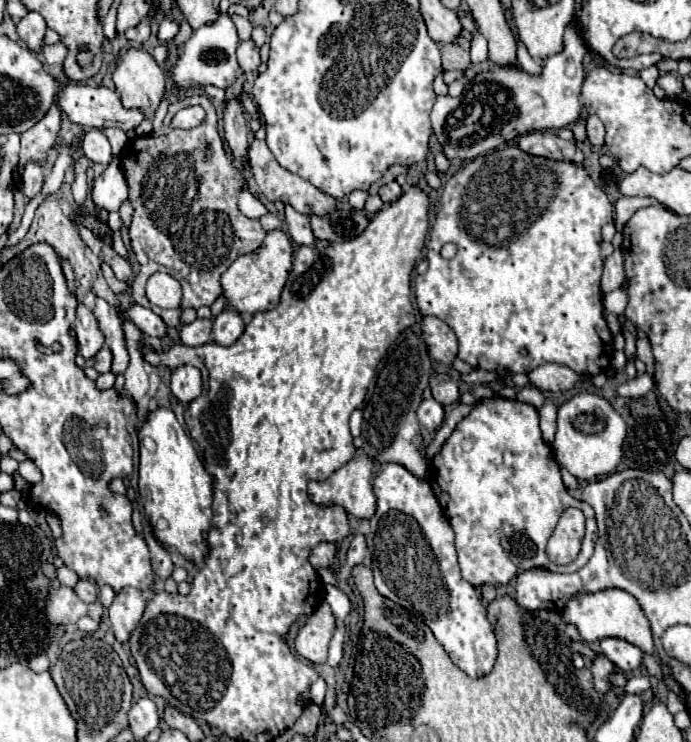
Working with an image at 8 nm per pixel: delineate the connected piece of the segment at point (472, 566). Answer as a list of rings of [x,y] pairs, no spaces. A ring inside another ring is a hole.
[[[502,397],[478,401],[472,407],[472,411],[458,421],[456,429],[442,445],[440,455],[434,457],[428,471],[428,481],[432,481],[442,511],[456,533],[456,551],[458,551],[458,563],[462,575],[474,587],[508,585],[512,579],[516,579],[518,573],[538,567],[556,573],[574,573],[580,567],[584,567],[592,557],[592,549],[598,537],[594,509],[588,503],[582,503],[568,493],[562,481],[560,465],[554,459],[552,447],[542,439],[542,431],[538,425],[538,411],[534,405],[520,403],[516,399],[502,399]],[[568,507],[578,507],[586,515],[584,545],[576,559],[576,565],[556,565],[546,555],[546,543],[554,533],[560,515]],[[500,555],[508,557],[508,561],[502,561]]]

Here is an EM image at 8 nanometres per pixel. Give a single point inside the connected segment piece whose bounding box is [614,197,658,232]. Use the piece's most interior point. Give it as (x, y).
(624, 207)

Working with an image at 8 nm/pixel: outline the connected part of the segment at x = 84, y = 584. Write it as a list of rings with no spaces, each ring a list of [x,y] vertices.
[[[78,581],[74,591],[78,593],[78,597],[84,601],[84,603],[94,603],[98,599],[98,587],[90,581]]]

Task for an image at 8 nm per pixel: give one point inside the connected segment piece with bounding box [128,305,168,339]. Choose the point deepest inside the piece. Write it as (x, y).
(146, 319)

